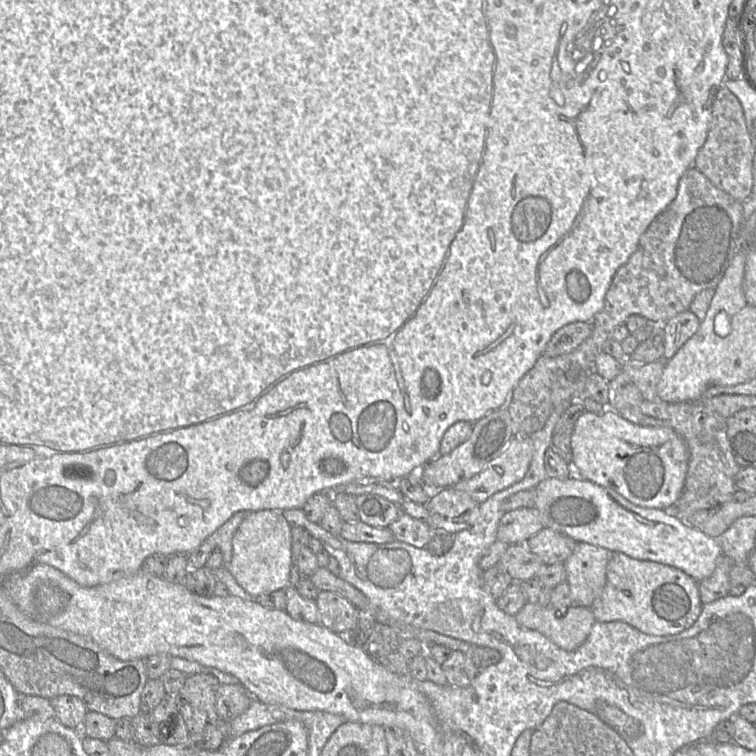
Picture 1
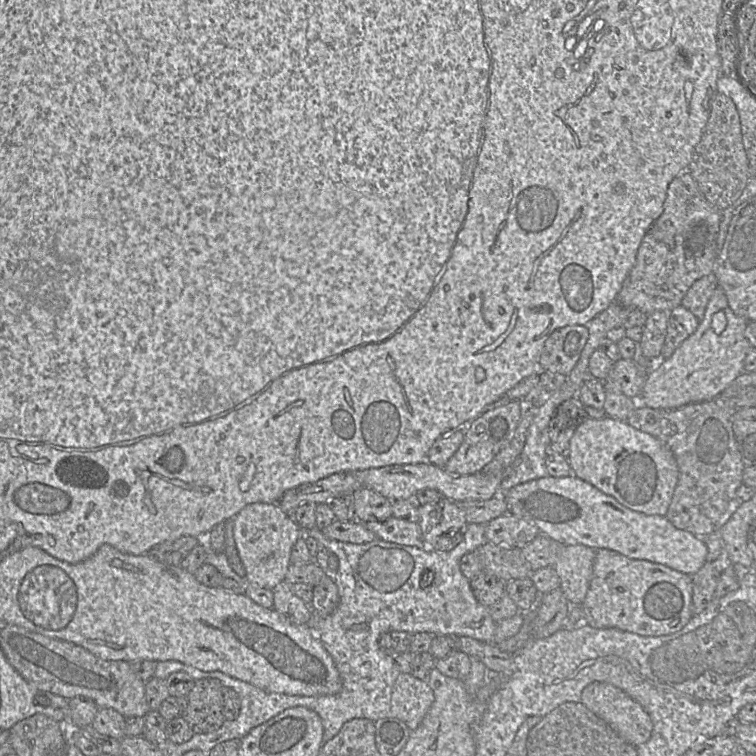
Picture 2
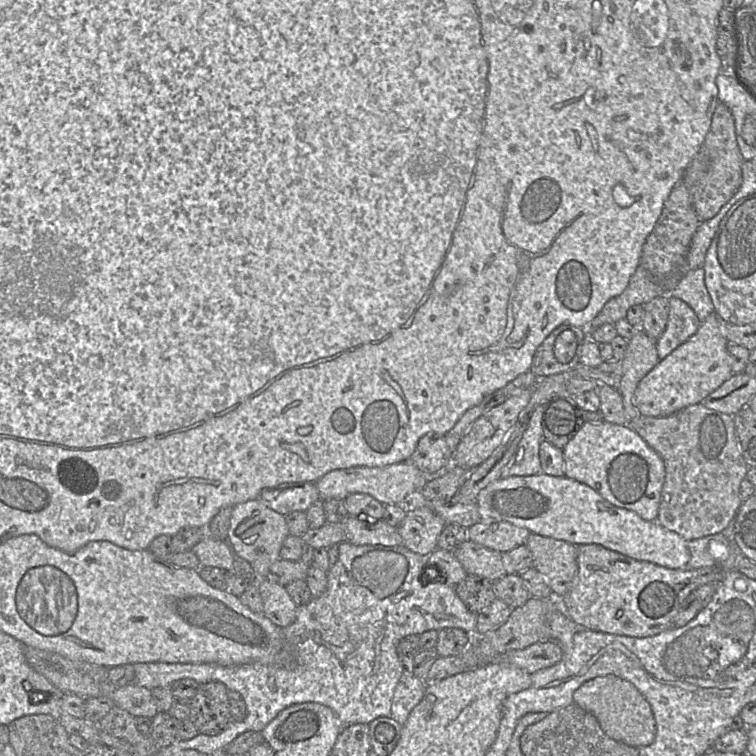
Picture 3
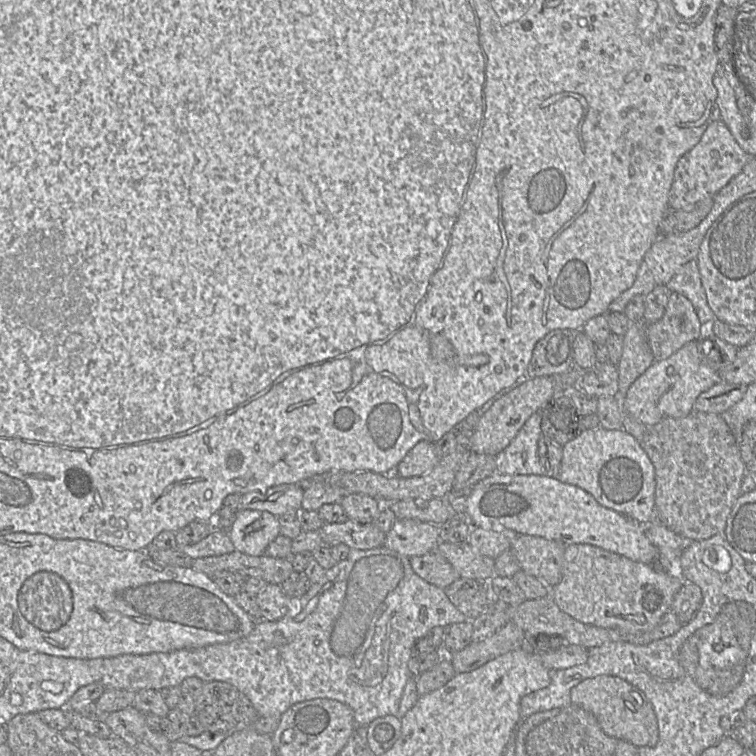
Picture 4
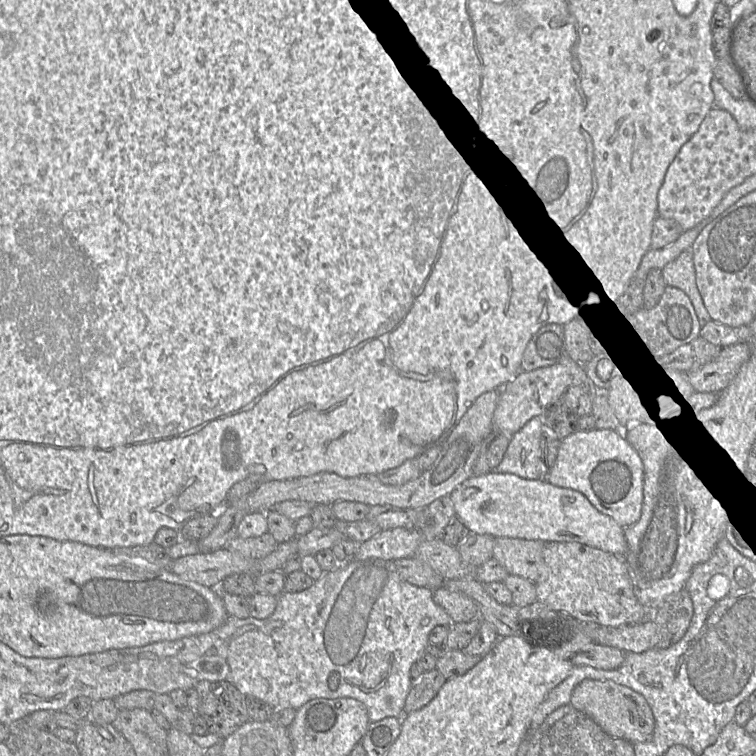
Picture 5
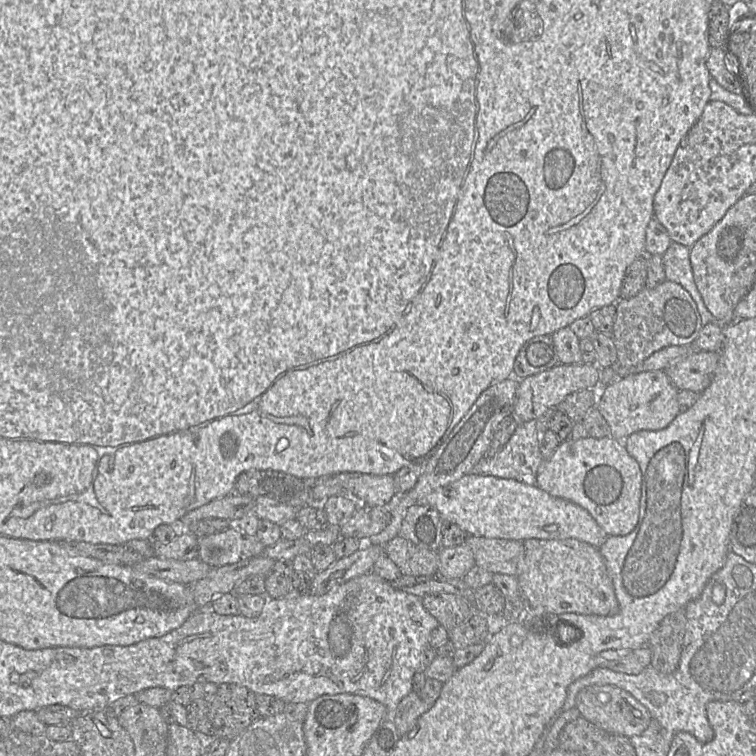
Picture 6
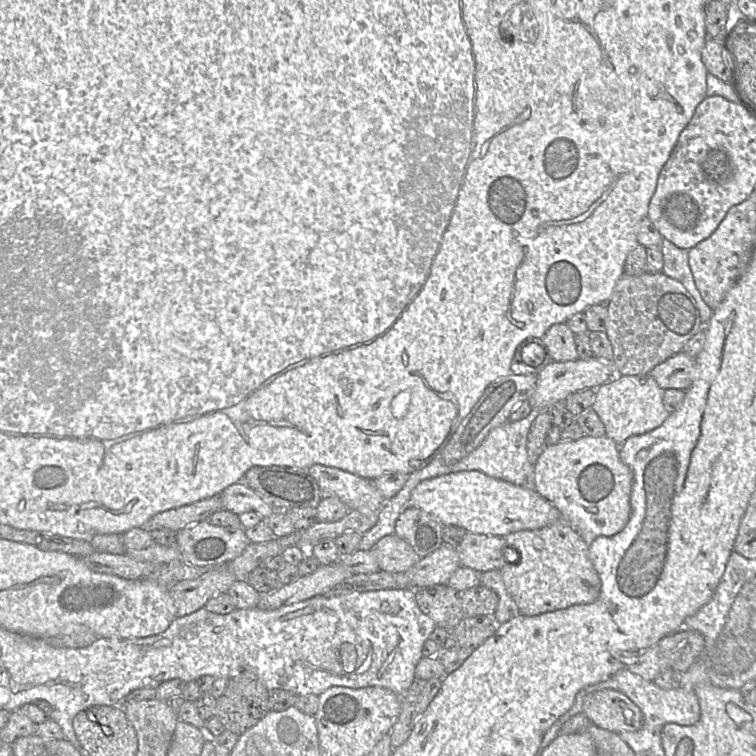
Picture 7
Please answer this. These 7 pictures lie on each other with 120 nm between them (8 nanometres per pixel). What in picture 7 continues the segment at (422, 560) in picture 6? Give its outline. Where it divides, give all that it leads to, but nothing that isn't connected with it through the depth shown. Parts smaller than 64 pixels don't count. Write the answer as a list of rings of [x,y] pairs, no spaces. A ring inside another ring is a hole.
[[[395,534],[382,537],[371,550],[380,570],[390,573],[405,572],[422,559],[405,540]]]

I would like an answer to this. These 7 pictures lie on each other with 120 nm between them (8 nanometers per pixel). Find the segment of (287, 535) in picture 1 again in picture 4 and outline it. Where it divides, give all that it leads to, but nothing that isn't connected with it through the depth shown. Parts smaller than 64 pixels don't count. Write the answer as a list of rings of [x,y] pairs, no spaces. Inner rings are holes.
[[[238,511],[228,528],[235,549],[251,556],[265,555],[268,545],[281,535],[278,518],[267,511]]]

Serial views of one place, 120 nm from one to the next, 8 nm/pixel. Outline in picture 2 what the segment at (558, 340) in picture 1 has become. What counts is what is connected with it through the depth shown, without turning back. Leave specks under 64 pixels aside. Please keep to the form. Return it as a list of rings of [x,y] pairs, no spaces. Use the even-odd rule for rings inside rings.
[[[585,325],[556,329],[544,343],[539,370],[568,375],[577,364],[587,339],[588,329]]]

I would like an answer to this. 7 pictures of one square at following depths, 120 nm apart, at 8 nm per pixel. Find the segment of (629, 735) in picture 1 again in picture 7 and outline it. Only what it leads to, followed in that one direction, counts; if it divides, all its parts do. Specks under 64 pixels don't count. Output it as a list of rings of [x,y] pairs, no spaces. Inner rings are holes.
[[[614,689],[594,691],[584,697],[582,712],[591,723],[611,732],[635,732],[644,725],[640,708]]]

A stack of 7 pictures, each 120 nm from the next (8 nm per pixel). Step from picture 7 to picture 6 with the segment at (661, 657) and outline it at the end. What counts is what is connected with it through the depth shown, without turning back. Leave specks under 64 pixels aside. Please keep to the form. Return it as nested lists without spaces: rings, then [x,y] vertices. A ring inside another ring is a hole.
[[[641,646],[633,650],[607,650],[601,652],[601,666],[617,672],[639,674],[651,665],[651,650]]]

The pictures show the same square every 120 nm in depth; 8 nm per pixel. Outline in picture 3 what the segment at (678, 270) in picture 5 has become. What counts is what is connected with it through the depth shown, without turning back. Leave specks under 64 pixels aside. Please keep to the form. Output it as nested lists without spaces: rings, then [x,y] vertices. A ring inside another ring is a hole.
[[[702,267],[692,269],[684,274],[666,296],[679,298],[687,303],[700,323],[714,312],[714,305],[705,285],[704,269]]]

